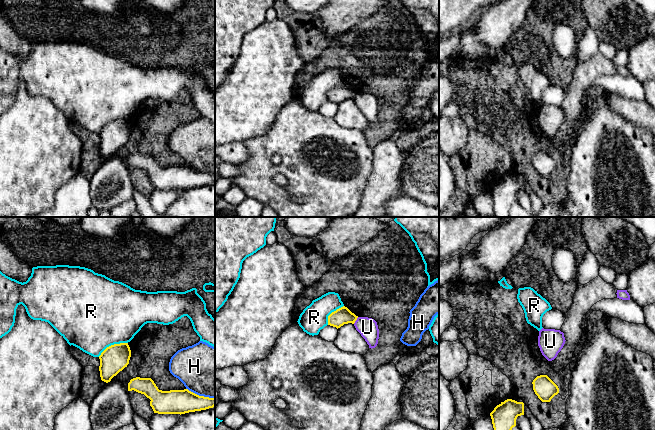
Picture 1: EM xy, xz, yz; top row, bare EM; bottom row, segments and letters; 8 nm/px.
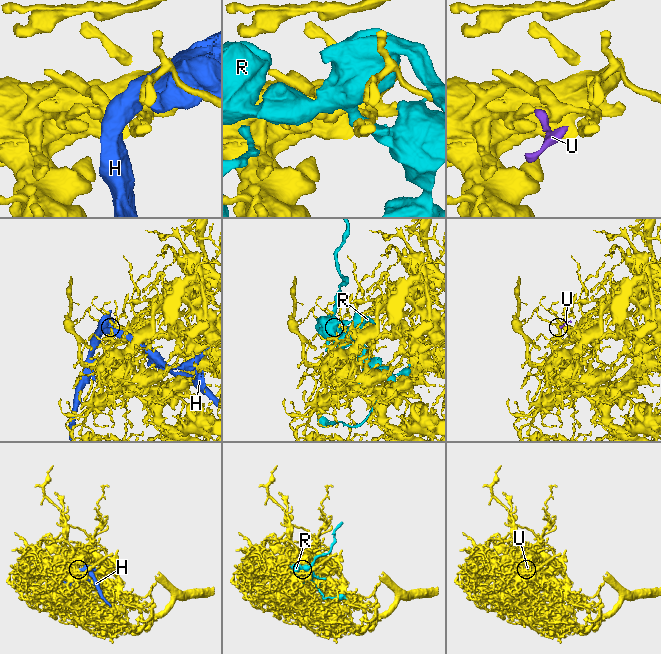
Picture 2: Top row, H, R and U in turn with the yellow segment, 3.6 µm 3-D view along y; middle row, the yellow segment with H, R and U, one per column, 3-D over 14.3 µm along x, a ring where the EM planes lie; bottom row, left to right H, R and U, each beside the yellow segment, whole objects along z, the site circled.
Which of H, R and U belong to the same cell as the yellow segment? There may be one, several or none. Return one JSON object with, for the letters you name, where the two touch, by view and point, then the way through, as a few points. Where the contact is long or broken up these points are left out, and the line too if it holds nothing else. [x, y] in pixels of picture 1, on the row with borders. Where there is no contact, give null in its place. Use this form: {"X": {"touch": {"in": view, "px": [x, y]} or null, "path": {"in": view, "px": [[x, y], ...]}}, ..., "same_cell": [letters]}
{"same_cell": []}

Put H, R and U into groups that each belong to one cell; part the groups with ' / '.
H / R / U

